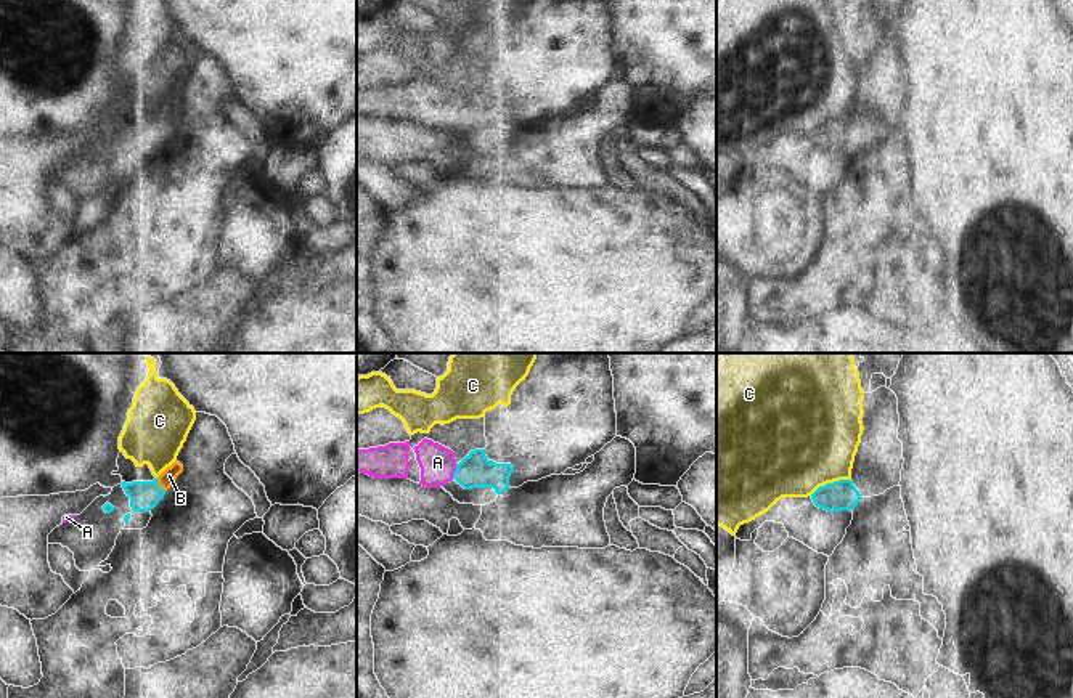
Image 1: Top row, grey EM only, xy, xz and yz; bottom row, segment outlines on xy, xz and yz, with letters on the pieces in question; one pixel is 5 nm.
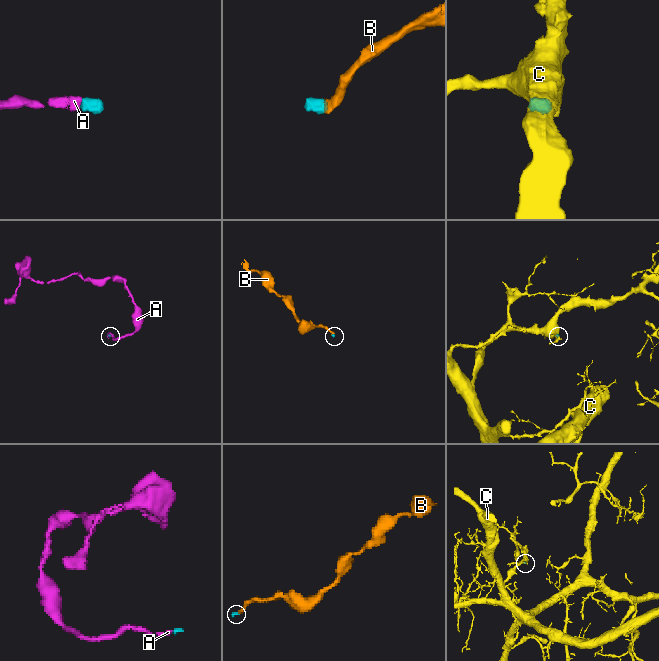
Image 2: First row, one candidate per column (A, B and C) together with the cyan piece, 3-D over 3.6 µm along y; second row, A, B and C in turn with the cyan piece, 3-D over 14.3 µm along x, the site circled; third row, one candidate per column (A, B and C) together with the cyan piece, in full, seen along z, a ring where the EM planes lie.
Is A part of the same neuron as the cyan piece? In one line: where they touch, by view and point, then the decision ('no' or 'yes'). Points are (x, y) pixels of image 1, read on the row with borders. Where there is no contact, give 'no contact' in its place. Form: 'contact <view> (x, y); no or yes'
contact xz (455, 470); yes

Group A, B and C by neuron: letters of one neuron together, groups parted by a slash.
A B / C

